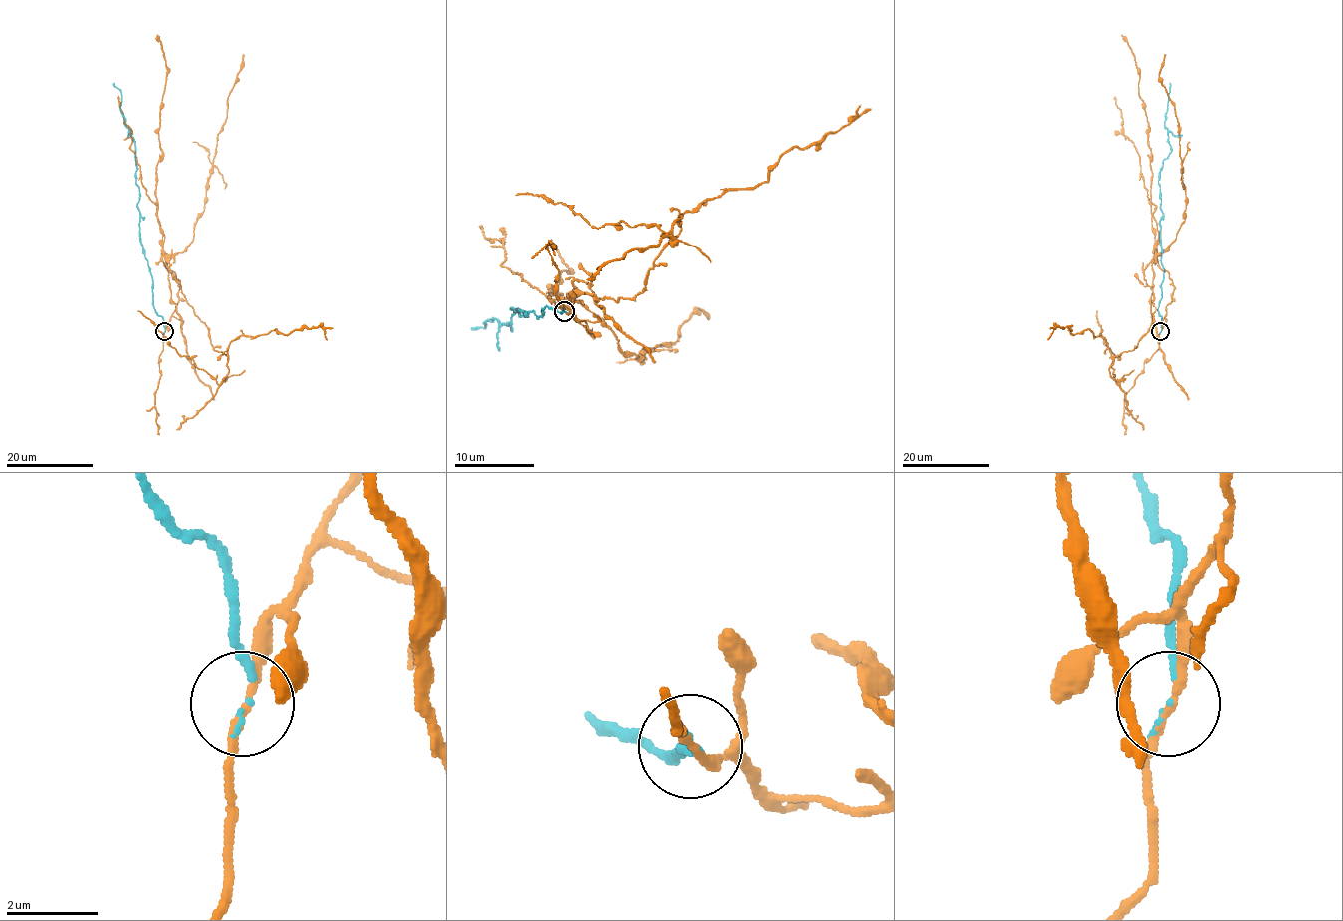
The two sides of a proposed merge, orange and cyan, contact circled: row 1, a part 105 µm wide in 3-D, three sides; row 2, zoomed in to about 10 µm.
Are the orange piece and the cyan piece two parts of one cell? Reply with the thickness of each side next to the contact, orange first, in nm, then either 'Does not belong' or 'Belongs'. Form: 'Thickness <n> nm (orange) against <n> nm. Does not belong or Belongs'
Thickness 150 nm (orange) against 130 nm. Does not belong

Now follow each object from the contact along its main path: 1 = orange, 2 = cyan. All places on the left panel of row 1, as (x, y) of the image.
1: (164, 331), (181, 285), (166, 260), (212, 348), (228, 356), (229, 373), (218, 384), (137, 311)
2: (164, 331), (140, 242), (135, 141), (114, 82)

